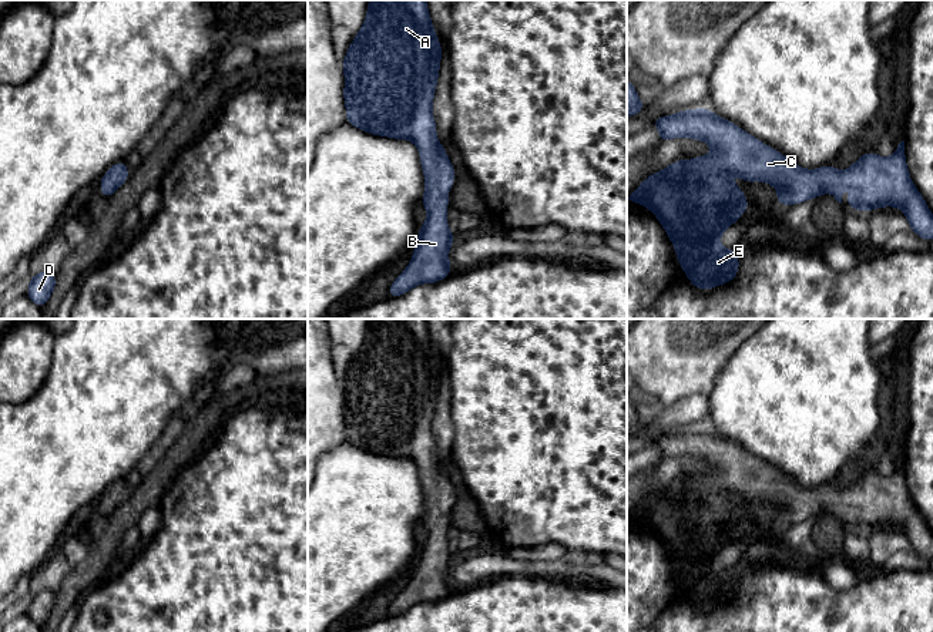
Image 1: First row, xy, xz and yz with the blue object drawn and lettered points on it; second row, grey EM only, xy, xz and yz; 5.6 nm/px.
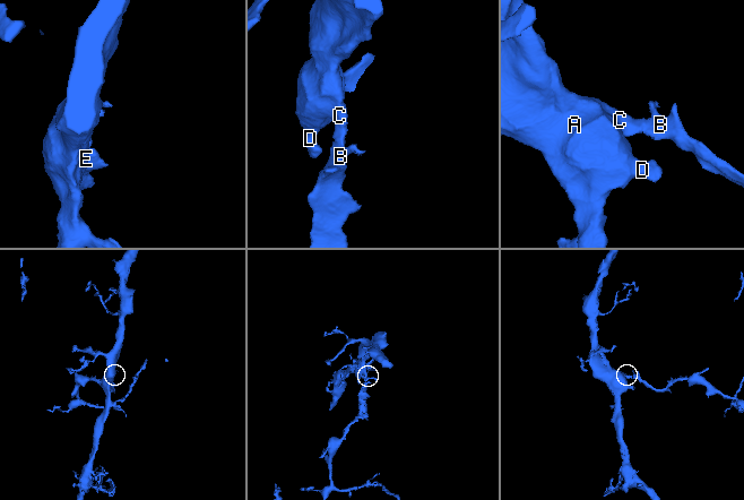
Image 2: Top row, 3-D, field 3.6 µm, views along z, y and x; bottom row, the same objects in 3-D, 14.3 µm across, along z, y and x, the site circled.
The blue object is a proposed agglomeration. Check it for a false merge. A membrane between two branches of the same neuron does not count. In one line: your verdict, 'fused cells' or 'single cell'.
single cell

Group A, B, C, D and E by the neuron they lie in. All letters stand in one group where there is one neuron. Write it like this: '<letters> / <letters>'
A B C D E

